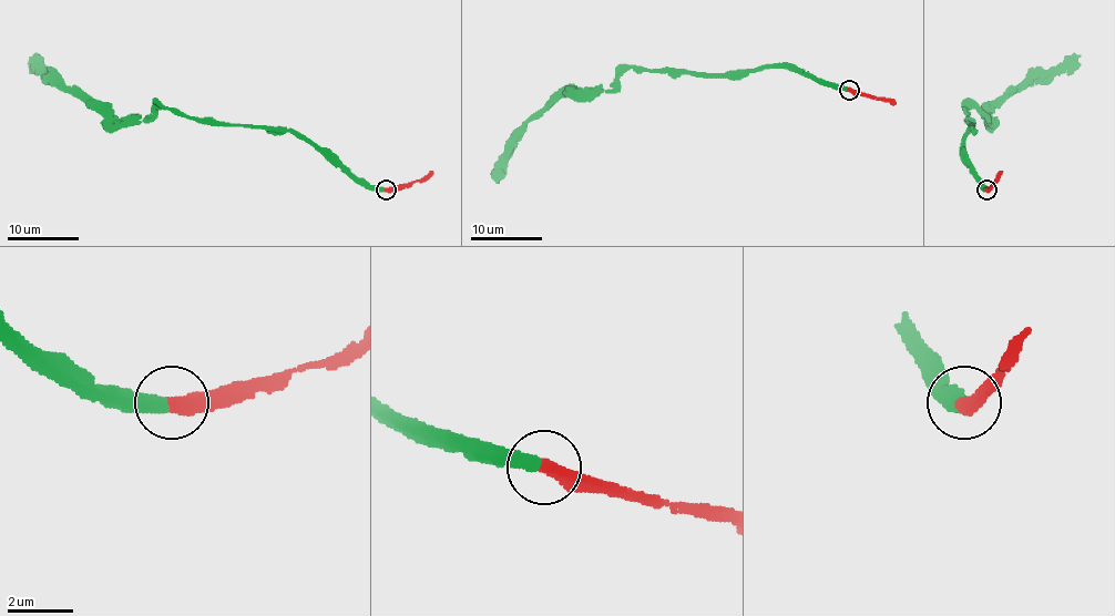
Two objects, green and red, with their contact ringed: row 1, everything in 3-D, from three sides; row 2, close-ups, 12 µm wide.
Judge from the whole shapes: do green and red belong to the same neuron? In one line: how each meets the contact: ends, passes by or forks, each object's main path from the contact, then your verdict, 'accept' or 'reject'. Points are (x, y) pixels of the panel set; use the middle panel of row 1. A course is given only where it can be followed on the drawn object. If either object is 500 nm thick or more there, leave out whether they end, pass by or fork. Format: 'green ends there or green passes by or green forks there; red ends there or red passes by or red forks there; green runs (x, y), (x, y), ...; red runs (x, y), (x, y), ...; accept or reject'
green ends there; red ends there; green runs (848, 89), (818, 82), (795, 70), (681, 73), (628, 68), (612, 89), (555, 96), (527, 123), (497, 182); red runs (848, 89), (894, 103); accept

